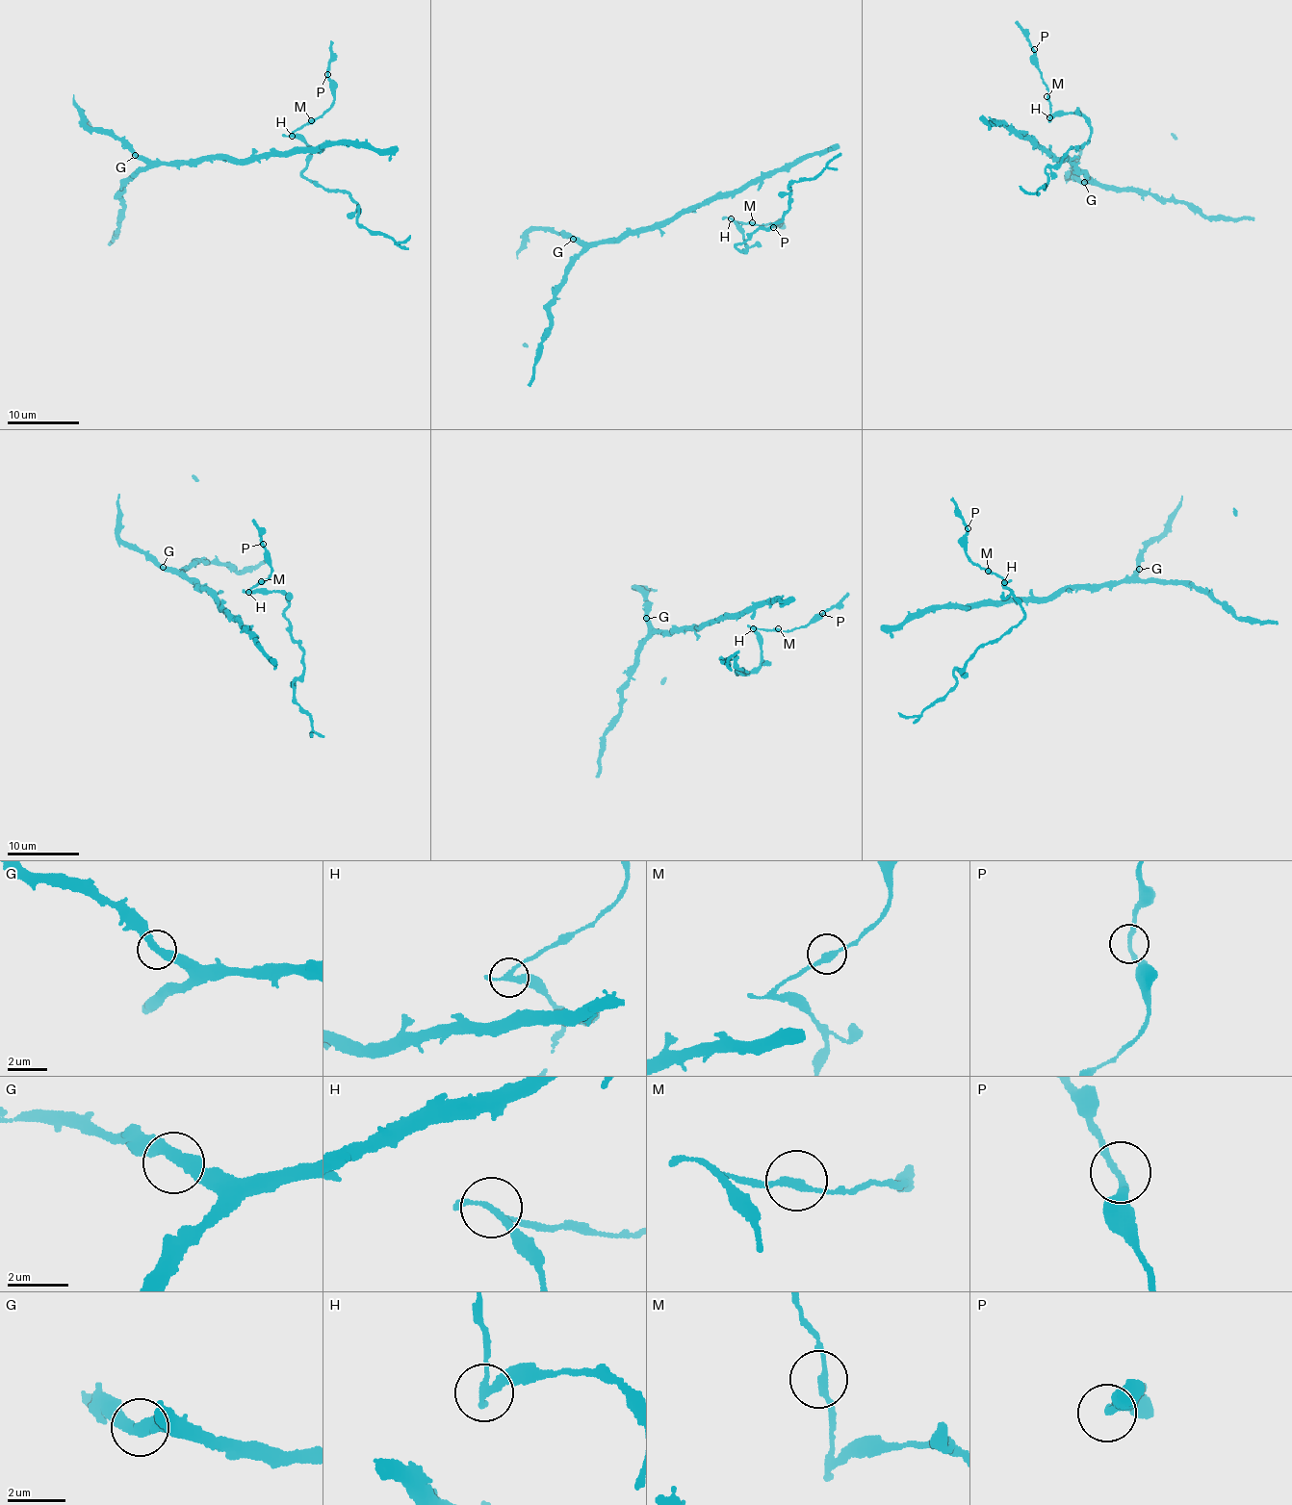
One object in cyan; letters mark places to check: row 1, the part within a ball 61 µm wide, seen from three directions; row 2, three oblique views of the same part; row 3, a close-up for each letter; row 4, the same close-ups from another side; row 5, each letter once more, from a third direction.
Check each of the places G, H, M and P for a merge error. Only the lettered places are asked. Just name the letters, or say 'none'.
H

